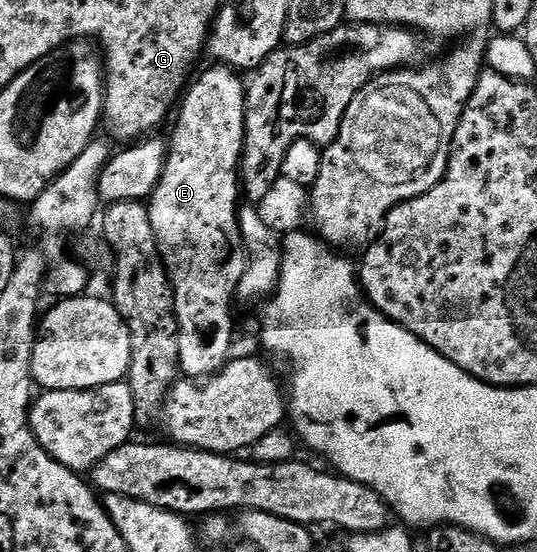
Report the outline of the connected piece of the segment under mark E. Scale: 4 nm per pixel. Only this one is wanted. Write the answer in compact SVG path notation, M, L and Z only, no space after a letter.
M222 63L212 66L212 69L205 70L199 78L196 76L182 94L181 104L177 109L179 122L176 123L171 137L169 136L167 163L147 205L149 219L153 223L153 235L157 239L159 252L163 255L163 262L167 265L167 273L170 274L175 288L179 367L191 379L206 379L225 368L227 362L232 360L231 340L235 337L235 317L231 314L231 304L236 304L239 284L249 260L243 250L239 230L241 162L249 128L247 85L239 78L242 76L236 70Z

